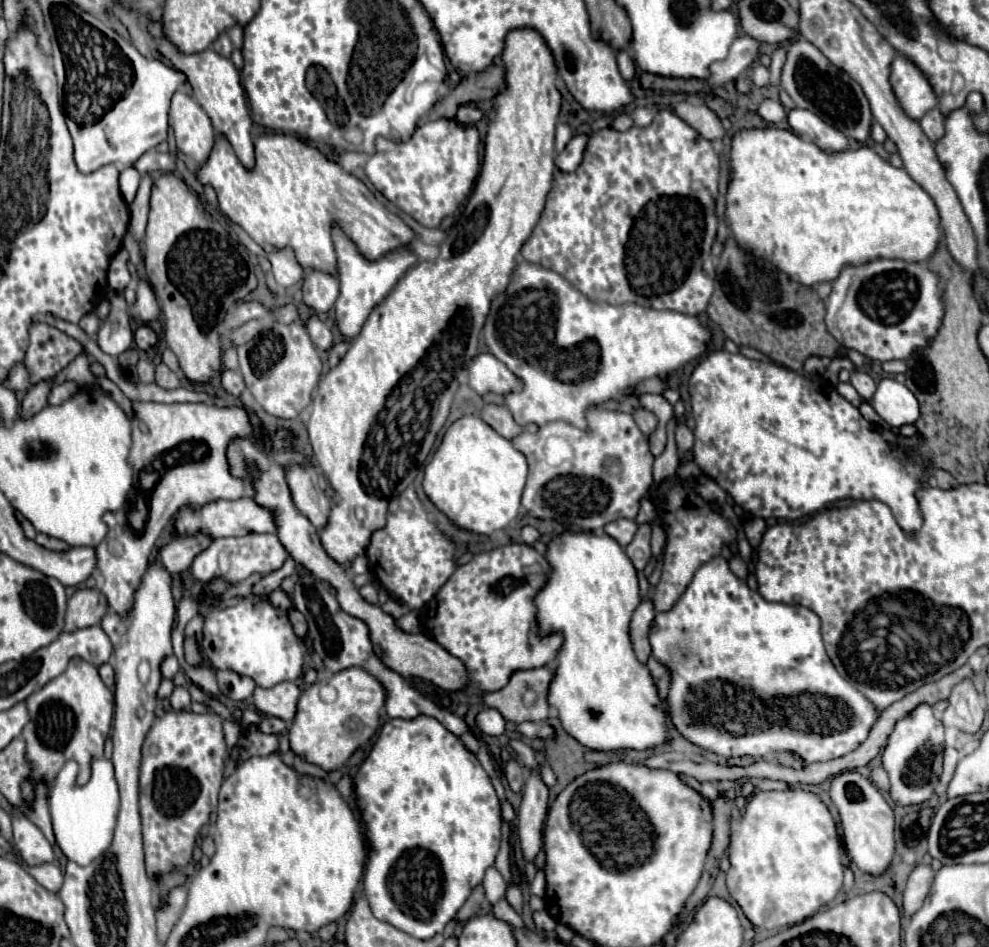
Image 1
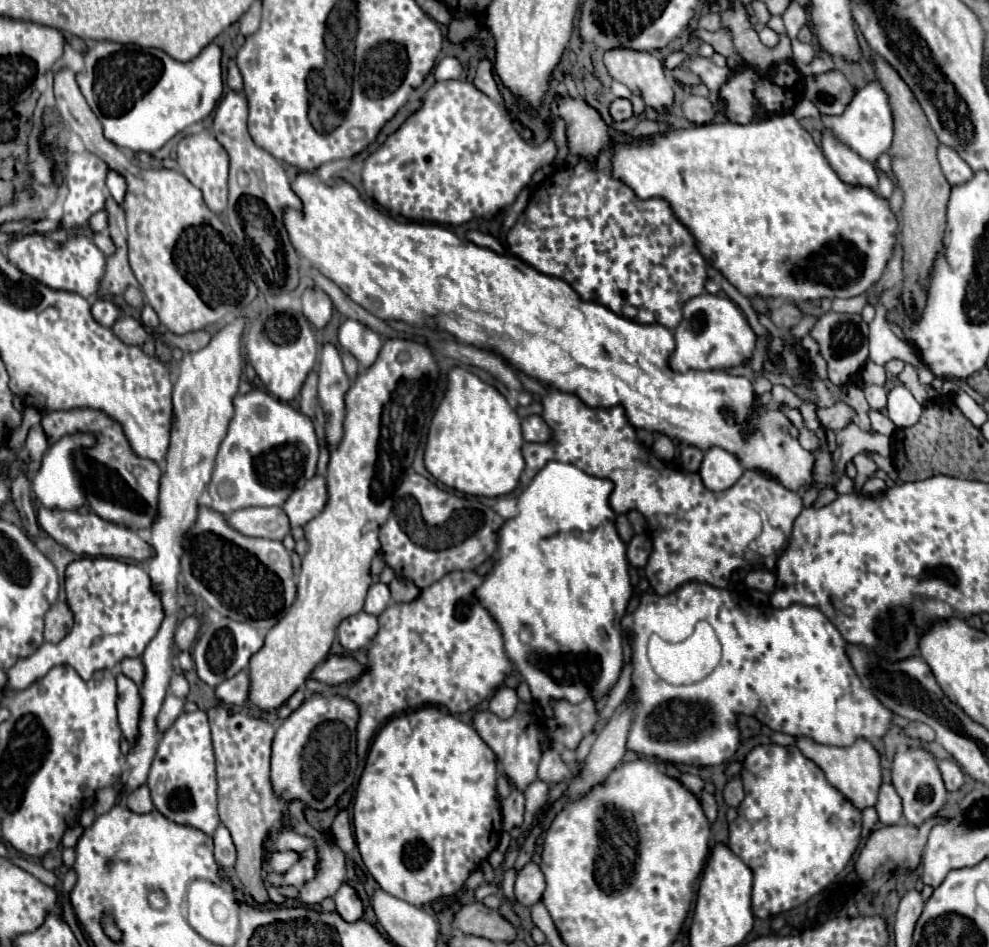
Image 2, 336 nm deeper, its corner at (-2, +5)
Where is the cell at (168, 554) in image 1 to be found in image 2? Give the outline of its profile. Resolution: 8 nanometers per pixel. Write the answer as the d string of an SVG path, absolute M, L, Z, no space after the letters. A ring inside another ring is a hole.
M250 507L234 511L226 517L226 521L232 529L248 537L266 537L282 541L284 535L290 533L286 515L282 515L280 507Z

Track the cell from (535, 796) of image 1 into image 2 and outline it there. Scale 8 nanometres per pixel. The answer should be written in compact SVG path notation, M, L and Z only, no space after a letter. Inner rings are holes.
M530 861L518 871L516 889L514 889L516 901L530 907L536 901L540 901L542 893L544 893L544 875L542 875L540 867Z

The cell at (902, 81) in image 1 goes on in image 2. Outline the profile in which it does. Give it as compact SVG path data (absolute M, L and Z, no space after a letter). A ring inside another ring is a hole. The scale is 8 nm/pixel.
M874 79L866 87L856 91L850 107L846 107L846 111L838 119L824 117L824 125L830 127L838 135L838 139L842 139L842 143L846 143L852 151L856 151L858 155L862 155L864 159L874 163L878 159L878 155L882 155L890 149L892 135L894 135L894 115L892 115L890 103L888 103L888 93L878 83L878 79Z

